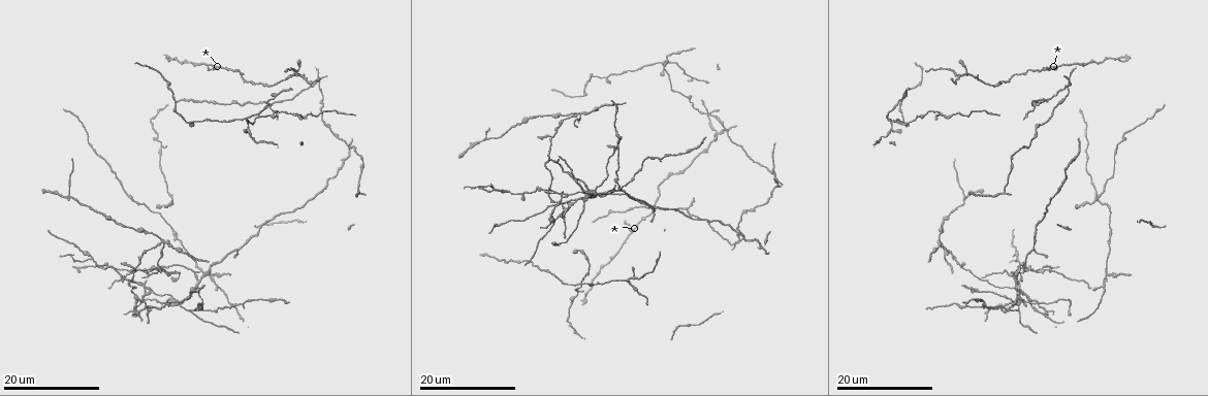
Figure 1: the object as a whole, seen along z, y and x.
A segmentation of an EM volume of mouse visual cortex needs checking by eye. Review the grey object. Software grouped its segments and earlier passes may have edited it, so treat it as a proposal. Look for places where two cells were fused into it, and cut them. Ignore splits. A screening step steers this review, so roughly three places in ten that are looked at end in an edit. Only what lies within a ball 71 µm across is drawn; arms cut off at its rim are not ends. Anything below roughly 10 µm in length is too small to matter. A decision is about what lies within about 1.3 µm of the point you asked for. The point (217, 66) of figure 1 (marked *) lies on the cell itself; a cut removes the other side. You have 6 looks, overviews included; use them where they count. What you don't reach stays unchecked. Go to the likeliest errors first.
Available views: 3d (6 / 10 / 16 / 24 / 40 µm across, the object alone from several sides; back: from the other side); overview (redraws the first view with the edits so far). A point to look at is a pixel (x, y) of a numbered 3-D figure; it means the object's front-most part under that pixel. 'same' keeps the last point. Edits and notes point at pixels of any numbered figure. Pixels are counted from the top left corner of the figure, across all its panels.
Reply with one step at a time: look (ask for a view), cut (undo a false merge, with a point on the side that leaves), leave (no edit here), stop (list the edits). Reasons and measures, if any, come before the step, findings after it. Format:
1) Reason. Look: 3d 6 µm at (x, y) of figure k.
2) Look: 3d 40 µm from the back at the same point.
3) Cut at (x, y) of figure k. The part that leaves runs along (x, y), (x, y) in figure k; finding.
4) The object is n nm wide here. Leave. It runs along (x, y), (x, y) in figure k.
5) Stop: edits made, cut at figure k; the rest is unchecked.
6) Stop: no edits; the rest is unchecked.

Look: 3d 16 µm at (889, 120) of figure 1.

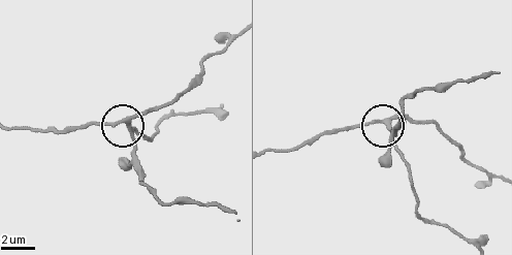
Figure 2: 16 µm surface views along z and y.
Look: 3d 10 µm at (388, 128) of figure 2.

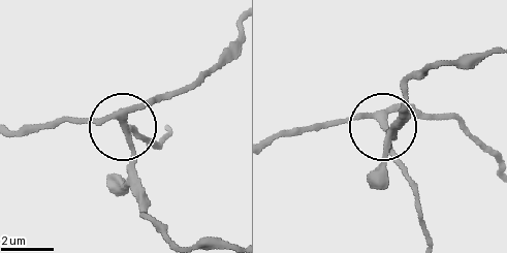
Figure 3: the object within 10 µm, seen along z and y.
The side arm is 36 µm long. Cut at (144, 138) of figure 3. Two cells meet here.

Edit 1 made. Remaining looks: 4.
Redraw. Look: overview.

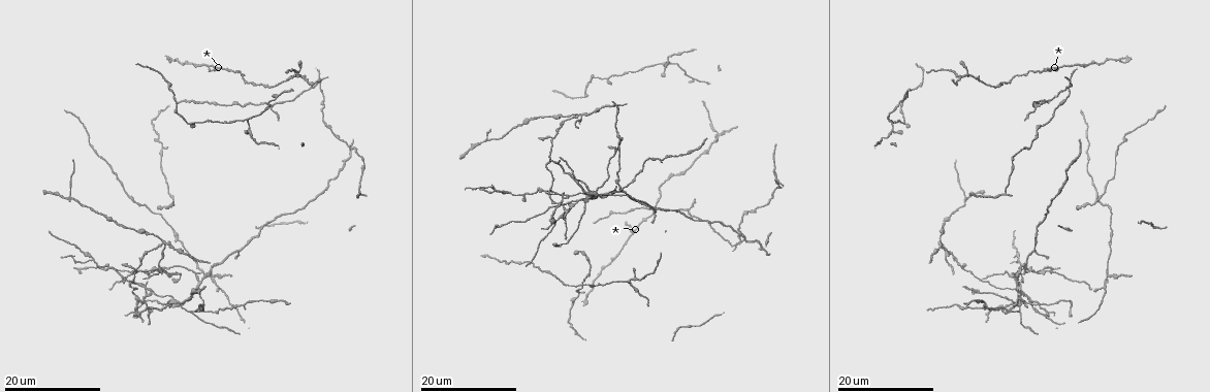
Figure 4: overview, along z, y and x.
Look: 3d 24 µm at (163, 146) of figure 4.

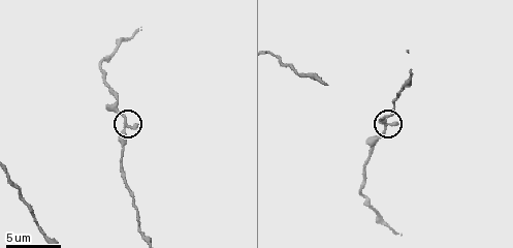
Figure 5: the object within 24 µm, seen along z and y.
Closer look. Look: 3d 6 µm at (126, 118) of figure 5.

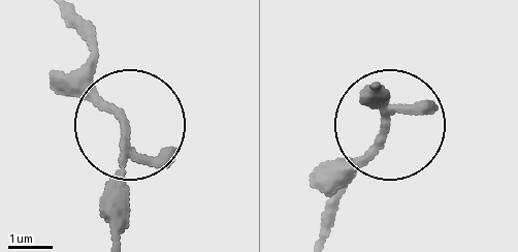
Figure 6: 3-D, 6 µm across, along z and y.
Leave. All the same cell.

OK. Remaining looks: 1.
Stop: edits made, cut at figure 3; the rest is unchecked.

